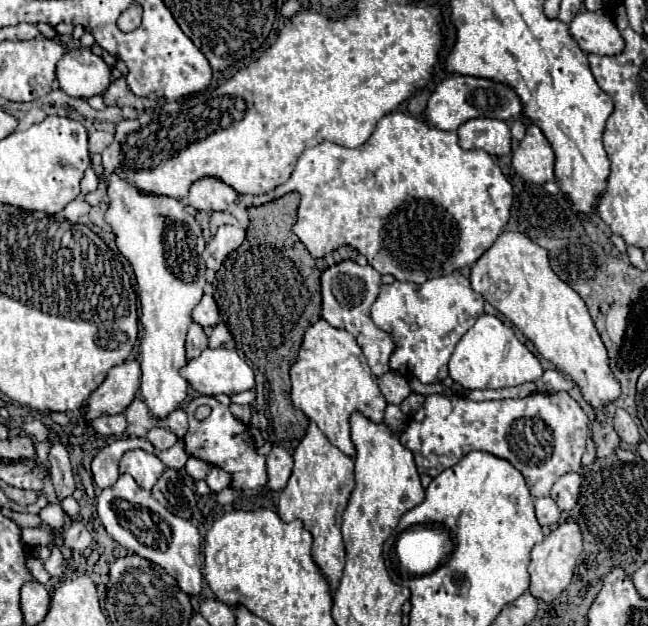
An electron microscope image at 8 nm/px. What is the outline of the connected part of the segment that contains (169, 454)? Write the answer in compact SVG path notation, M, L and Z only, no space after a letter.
M179 441L177 445L173 445L167 451L157 451L157 457L165 463L165 467L175 469L175 471L181 471L189 459L189 455L185 453L185 447L183 447L183 441Z

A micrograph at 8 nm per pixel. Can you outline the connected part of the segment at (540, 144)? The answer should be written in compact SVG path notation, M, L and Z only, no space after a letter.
M529 125L523 141L513 153L513 167L517 175L521 175L525 181L543 185L545 181L555 179L553 163L555 155L549 141L537 125Z

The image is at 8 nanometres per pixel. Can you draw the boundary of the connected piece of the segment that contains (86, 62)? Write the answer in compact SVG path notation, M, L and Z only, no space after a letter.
M87 47L71 49L57 63L57 81L67 95L89 99L109 89L111 67Z

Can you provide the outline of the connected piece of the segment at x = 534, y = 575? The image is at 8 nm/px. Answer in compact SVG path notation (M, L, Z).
M567 521L561 527L553 529L541 543L537 543L531 551L531 565L529 565L529 593L535 599L543 599L545 603L555 601L561 591L567 589L567 585L573 579L575 567L577 567L577 559L583 551L583 541L581 541L581 531L577 527L577 523Z

